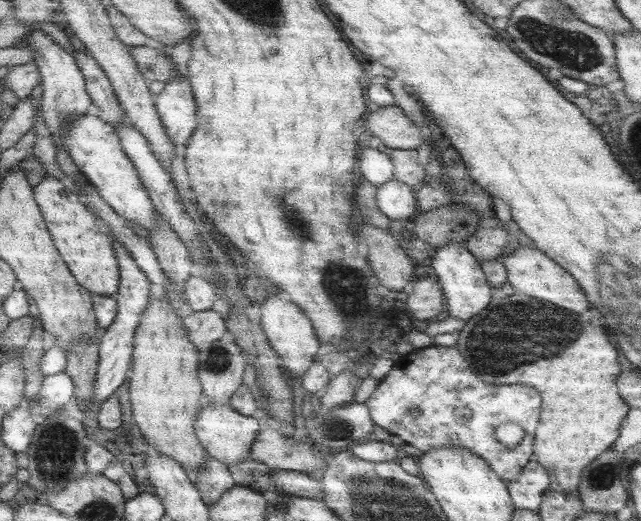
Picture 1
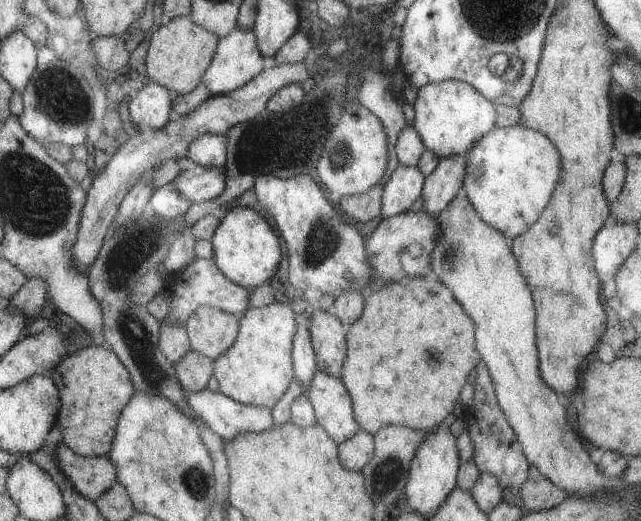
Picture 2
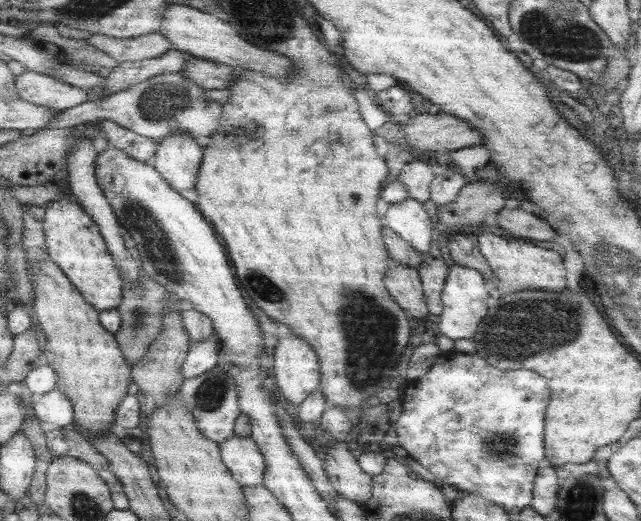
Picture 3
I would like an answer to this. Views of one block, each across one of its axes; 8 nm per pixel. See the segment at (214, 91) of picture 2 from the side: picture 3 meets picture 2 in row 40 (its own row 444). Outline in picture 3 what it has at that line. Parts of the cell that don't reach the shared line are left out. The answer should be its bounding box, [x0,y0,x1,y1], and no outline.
[219,436,265,486]

